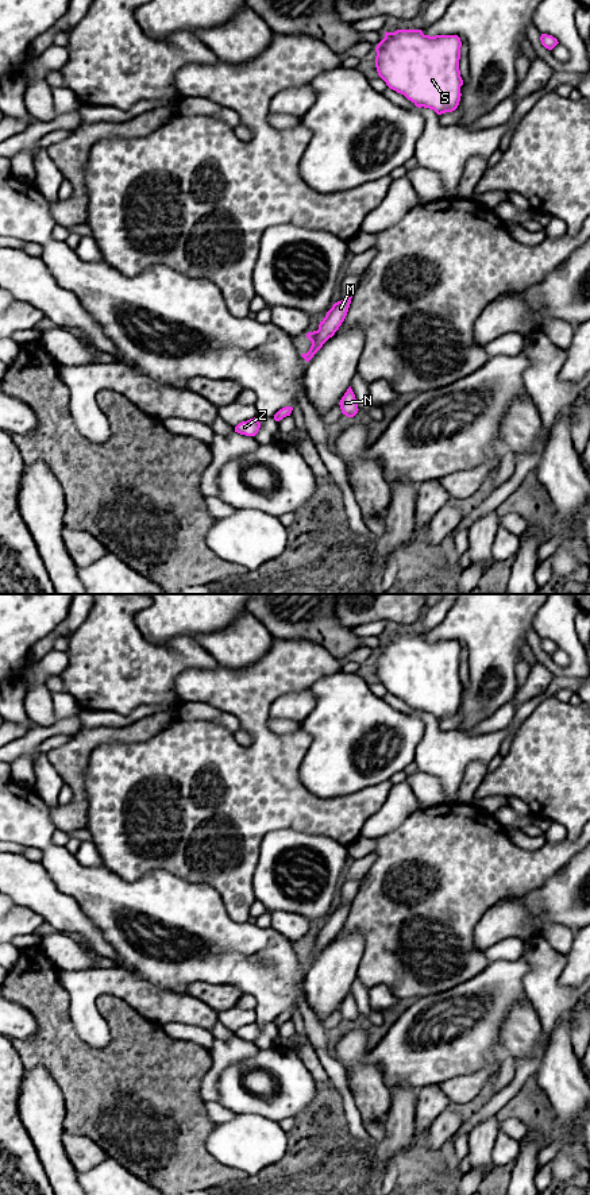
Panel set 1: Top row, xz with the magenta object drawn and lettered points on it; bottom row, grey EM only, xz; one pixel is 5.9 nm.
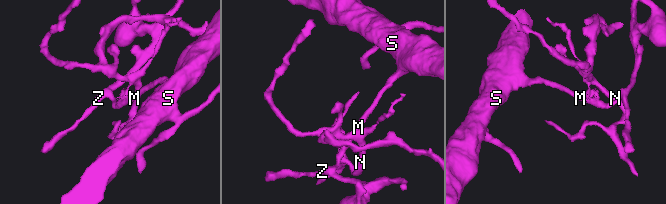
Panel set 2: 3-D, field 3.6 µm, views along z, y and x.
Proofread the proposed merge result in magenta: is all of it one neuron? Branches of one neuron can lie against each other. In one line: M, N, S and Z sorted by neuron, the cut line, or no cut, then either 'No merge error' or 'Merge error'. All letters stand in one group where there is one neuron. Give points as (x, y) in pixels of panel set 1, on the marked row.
Groups: M S Z / N. Split along xz (317, 331), (312, 343). Merge error

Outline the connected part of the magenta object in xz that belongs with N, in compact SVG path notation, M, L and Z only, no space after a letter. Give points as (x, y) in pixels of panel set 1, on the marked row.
M351 386L347 389L344 396L342 397L339 405L340 405L342 413L346 415L347 417L354 417L358 413L359 410L358 404Z

